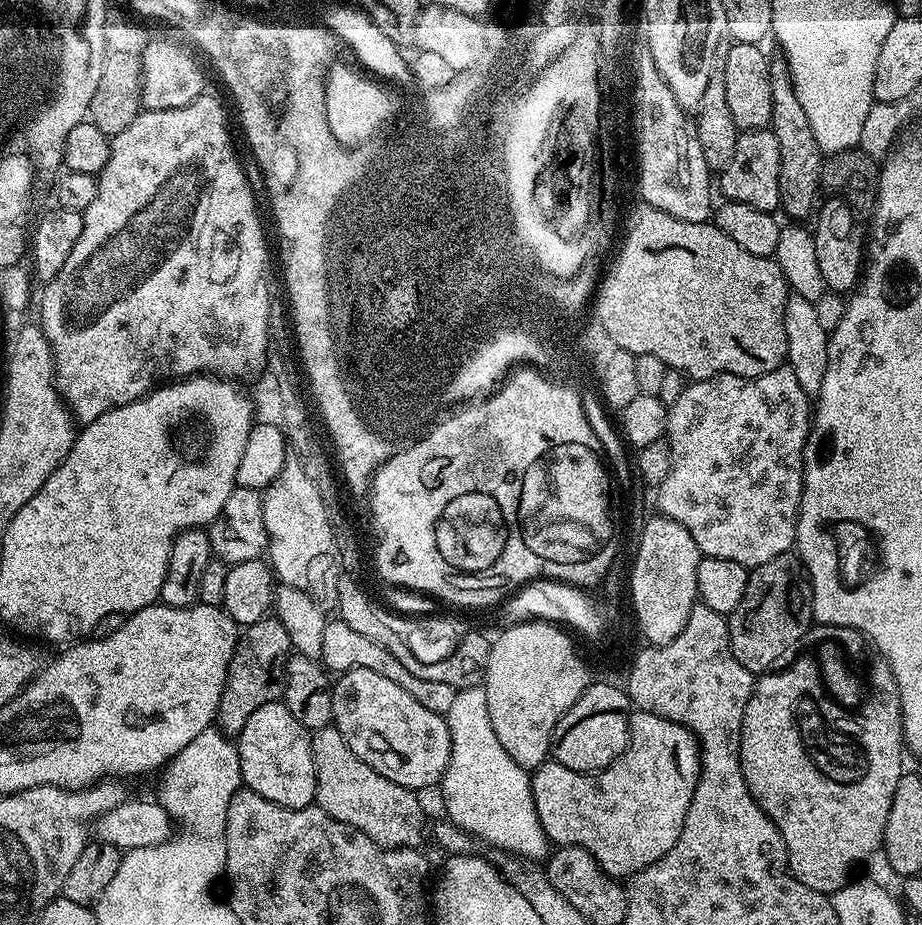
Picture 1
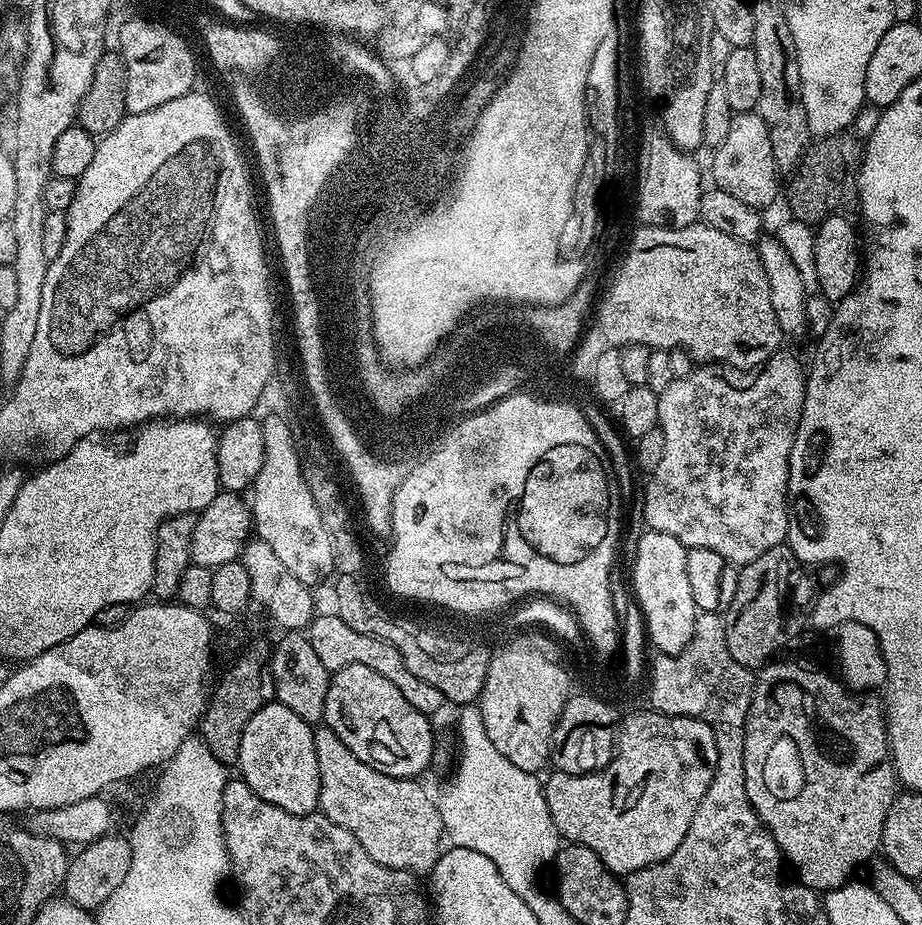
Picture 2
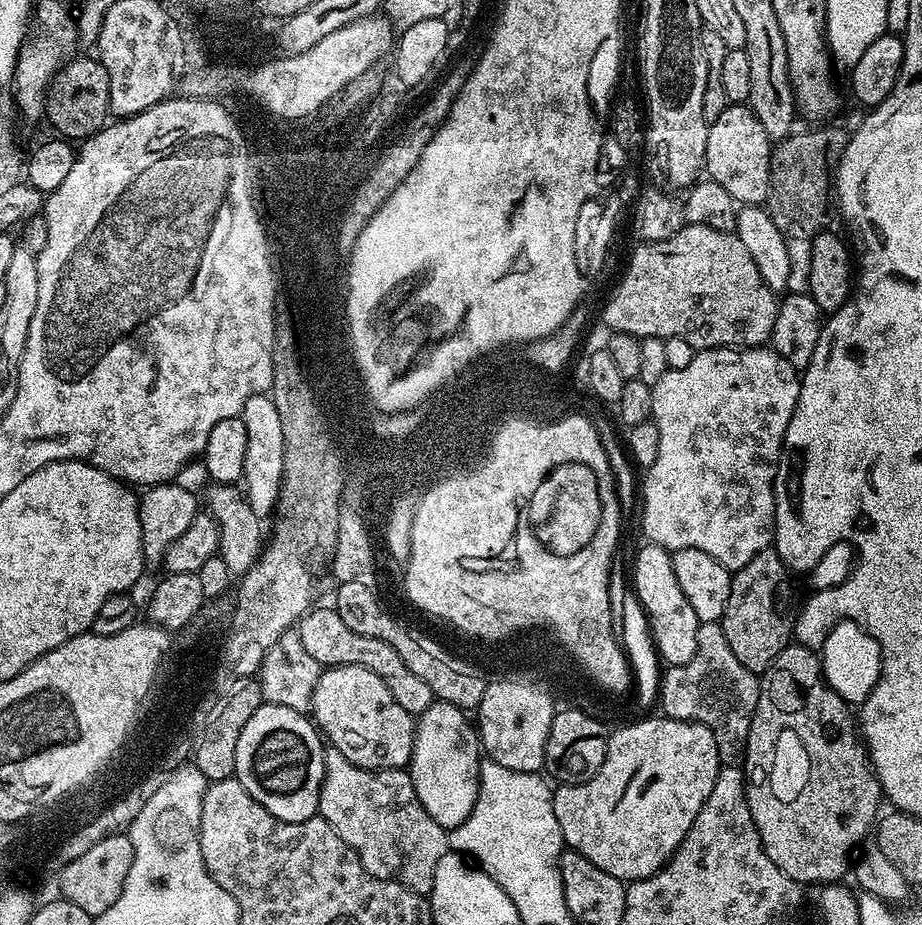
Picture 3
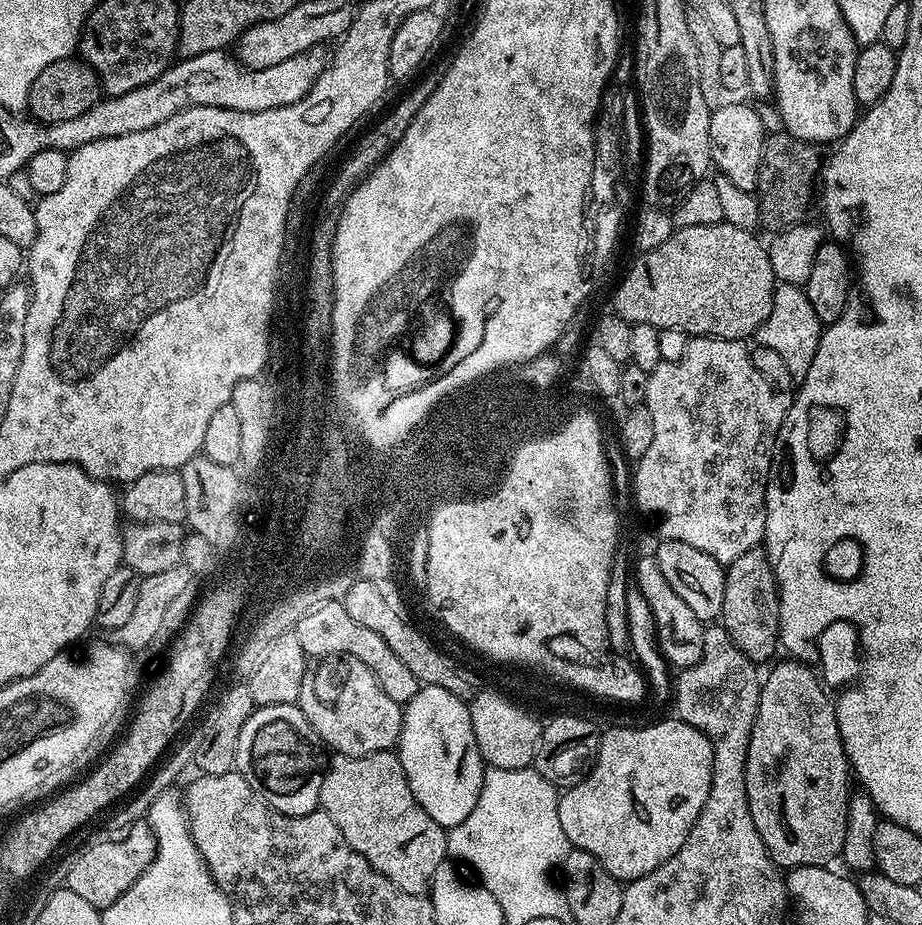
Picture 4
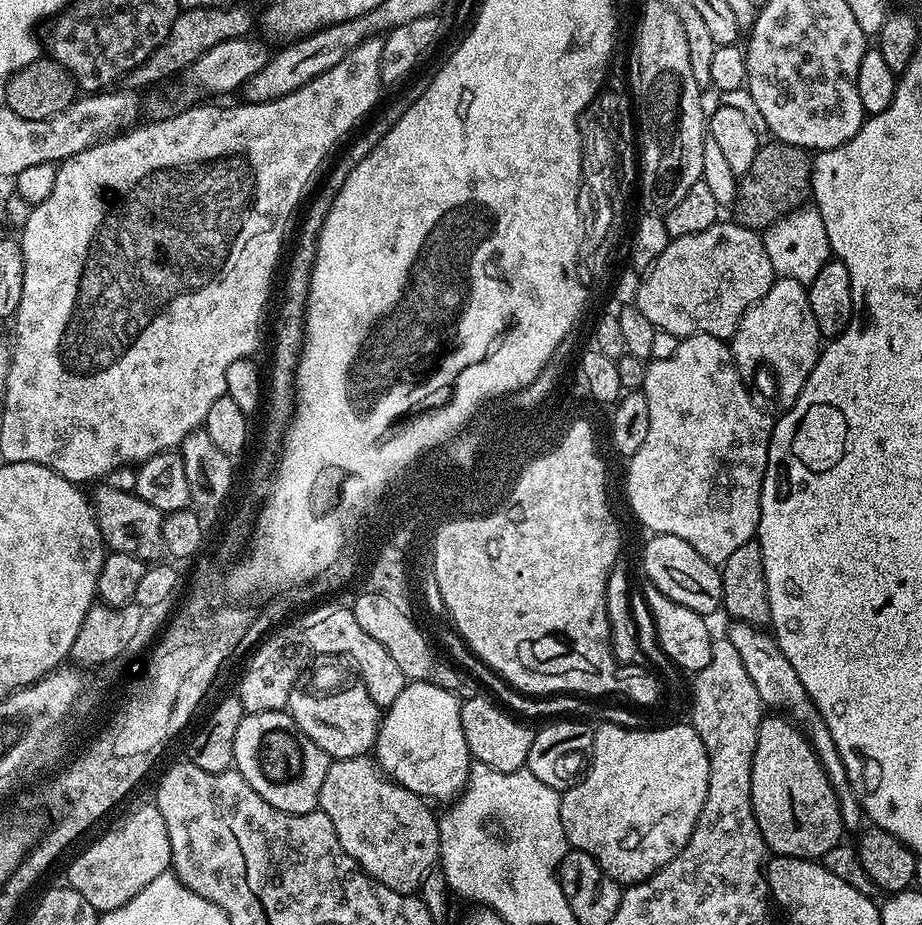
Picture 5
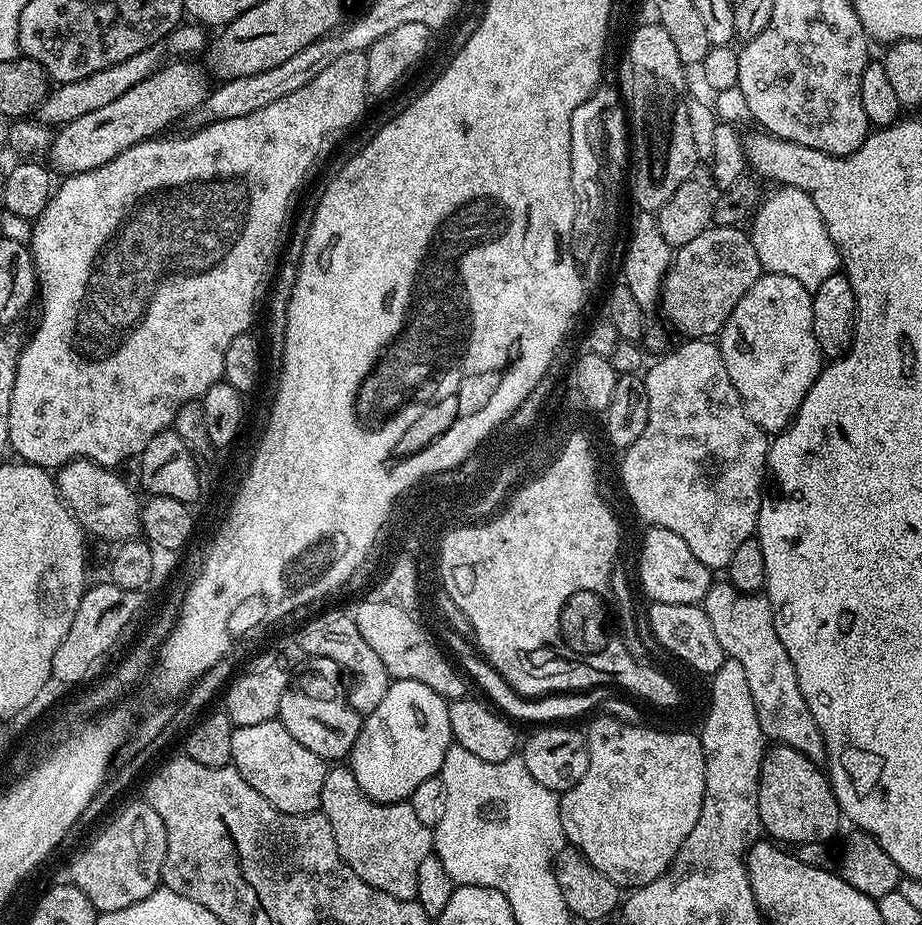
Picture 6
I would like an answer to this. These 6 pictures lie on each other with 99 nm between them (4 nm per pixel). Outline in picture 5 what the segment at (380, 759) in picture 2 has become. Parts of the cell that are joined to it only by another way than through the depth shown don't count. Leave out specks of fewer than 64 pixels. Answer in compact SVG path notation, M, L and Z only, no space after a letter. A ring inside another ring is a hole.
M310 672L302 674L298 678L294 690L290 690L286 709L294 718L296 725L302 730L302 734L306 734L306 738L310 738L310 742L314 742L314 746L321 748L332 760L369 755L376 746L376 735L380 729L382 709L374 702L374 698L370 698L370 694L364 683L360 681L359 675L352 674L348 680L348 688L332 688L335 686L336 680L330 673Z

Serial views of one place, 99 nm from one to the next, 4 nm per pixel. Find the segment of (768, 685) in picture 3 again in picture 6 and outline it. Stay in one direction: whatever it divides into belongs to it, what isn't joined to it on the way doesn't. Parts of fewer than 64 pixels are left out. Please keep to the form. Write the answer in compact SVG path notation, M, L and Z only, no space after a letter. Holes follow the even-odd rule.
M776 744L764 753L758 786L758 814L761 829L784 846L831 841L831 836L842 825L842 813L827 775L810 762L810 758L785 744Z

